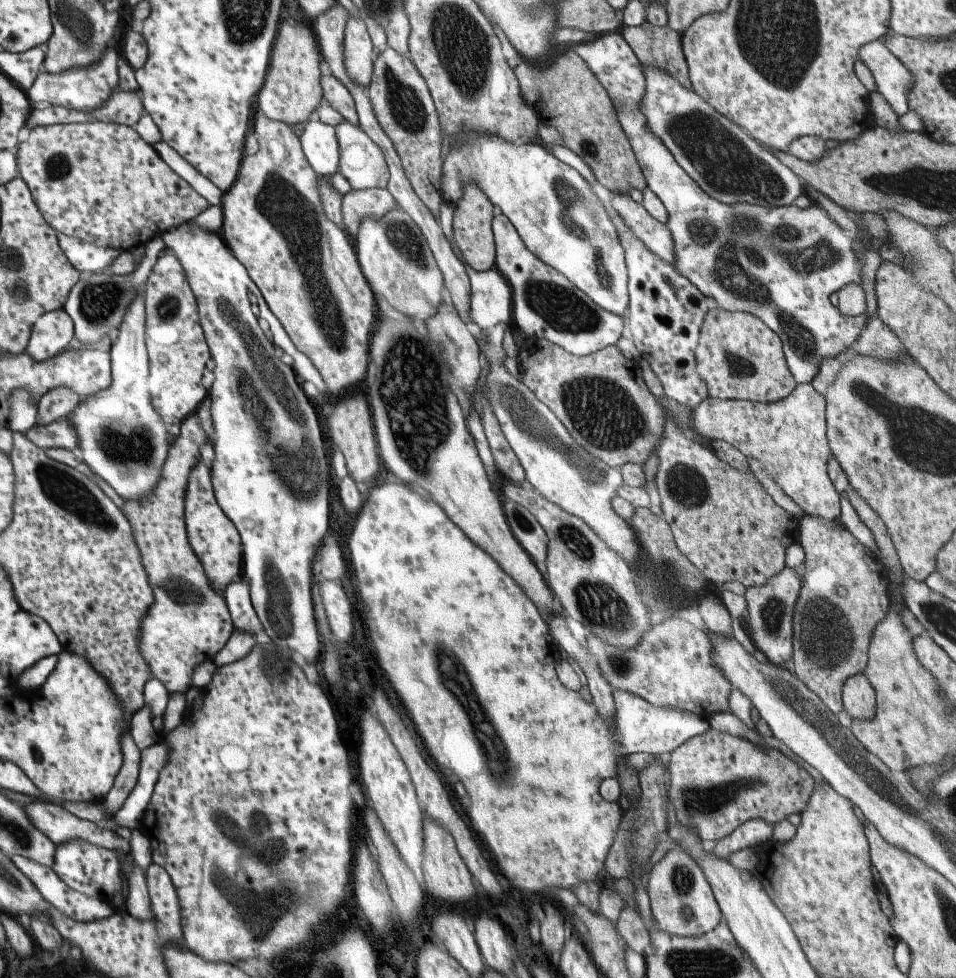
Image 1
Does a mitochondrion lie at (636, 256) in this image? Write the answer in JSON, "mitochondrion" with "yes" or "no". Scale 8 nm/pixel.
{"mitochondrion":"no"}

